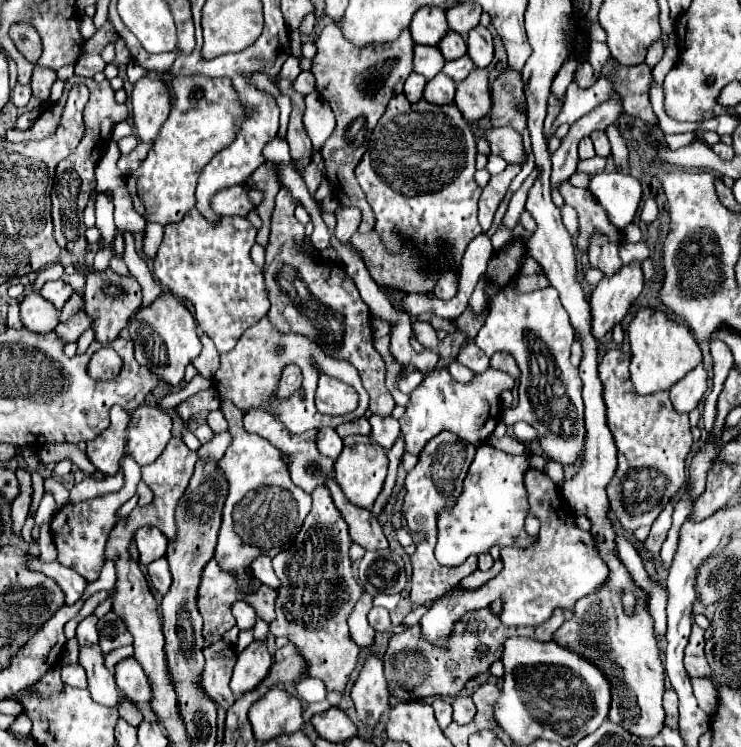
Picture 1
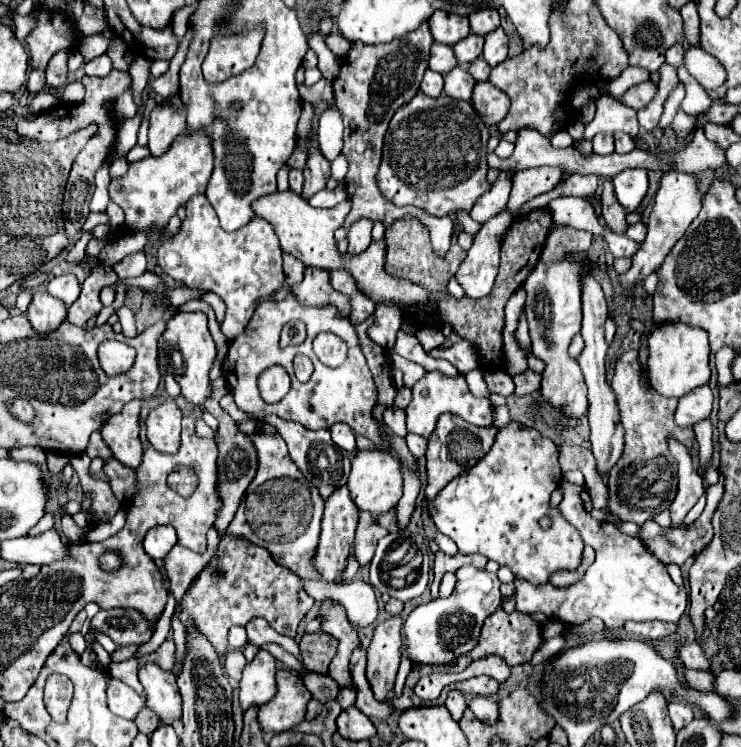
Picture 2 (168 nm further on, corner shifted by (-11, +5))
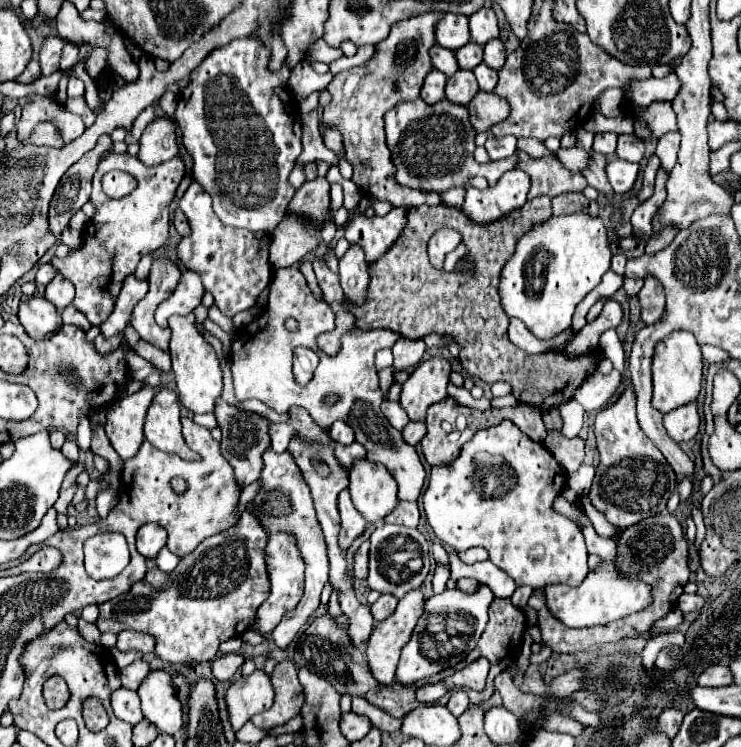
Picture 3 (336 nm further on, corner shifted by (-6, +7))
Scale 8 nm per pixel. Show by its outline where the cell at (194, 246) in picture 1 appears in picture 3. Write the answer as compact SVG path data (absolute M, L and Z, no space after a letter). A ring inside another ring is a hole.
M197 180L191 182L179 202L181 210L189 218L191 236L179 242L179 260L201 274L203 286L213 294L217 308L233 318L237 312L255 306L259 294L269 286L273 268L269 264L269 236L263 232L251 232L243 228L223 226L211 208L211 196L201 188Z

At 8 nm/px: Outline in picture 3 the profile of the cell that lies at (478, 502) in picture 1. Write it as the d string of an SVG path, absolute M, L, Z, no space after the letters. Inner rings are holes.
M503 420L497 426L475 432L475 436L461 448L459 456L451 464L431 468L429 488L423 496L423 502L429 526L443 544L451 546L455 552L463 552L473 546L487 548L489 560L507 572L517 586L579 586L589 572L583 534L573 520L553 510L553 500L565 490L565 486L567 472L563 472L553 454L543 444L533 442L527 434L523 434L511 420Z

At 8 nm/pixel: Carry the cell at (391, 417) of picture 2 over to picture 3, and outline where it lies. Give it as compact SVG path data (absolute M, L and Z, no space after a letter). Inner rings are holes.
M383 400L383 404L381 404L381 412L385 414L385 418L387 418L397 430L403 430L405 424L409 422L409 418L407 418L407 414L405 414L405 410L401 408L399 402Z

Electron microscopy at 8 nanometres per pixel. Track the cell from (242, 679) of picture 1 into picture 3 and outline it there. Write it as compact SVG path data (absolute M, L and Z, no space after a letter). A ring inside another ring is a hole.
M255 670L247 678L239 678L225 694L229 722L233 730L239 730L253 714L263 712L273 704L273 688L269 676L263 670Z

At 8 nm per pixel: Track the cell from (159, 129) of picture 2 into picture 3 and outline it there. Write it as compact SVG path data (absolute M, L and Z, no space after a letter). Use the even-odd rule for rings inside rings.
M157 118L145 128L139 146L137 158L147 166L171 160L179 152L175 142L175 124L169 118Z

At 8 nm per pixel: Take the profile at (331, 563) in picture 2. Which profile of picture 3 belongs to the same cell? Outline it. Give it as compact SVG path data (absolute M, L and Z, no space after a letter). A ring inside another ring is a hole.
M343 490L339 494L339 514L341 514L341 532L339 532L339 544L343 550L347 550L367 528L367 522L363 516L355 510L349 490Z

